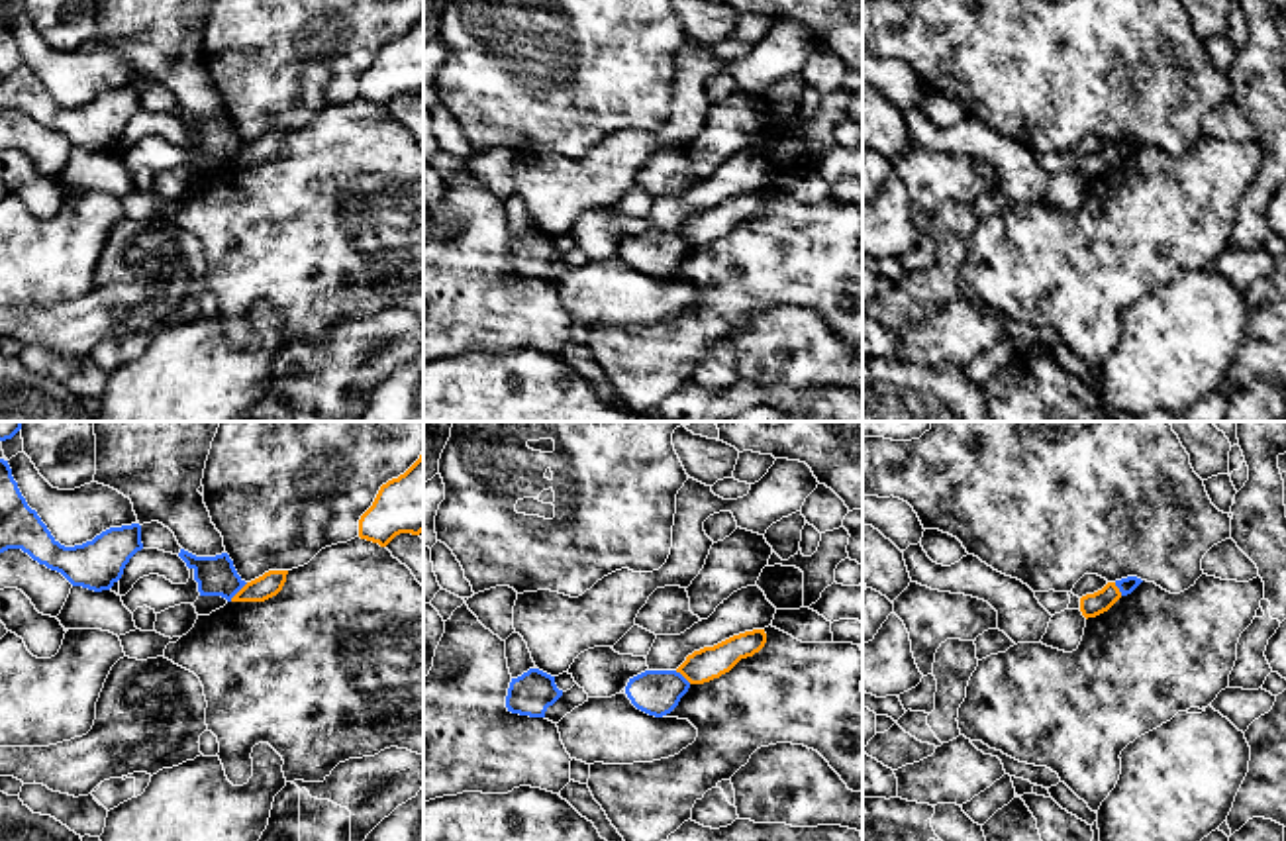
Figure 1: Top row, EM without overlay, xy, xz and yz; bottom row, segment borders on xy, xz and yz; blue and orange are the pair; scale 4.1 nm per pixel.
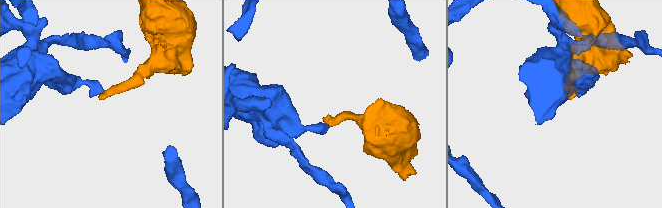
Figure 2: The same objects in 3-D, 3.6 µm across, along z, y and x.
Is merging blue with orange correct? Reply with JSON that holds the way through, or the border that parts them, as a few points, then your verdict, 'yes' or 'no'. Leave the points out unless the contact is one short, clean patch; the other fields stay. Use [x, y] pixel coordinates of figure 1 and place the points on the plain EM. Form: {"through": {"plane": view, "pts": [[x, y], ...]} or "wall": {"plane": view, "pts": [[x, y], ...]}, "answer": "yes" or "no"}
{"wall": {"plane": "xy", "pts": [[247, 144], [230, 161]]}, "answer": "no"}

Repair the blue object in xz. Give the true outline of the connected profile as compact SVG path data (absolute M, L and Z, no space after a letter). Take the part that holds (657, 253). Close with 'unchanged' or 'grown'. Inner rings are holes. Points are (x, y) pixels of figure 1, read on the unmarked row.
M645 231L629 239L625 255L637 271L663 278L678 267L688 249L690 243L676 231Z | unchanged

